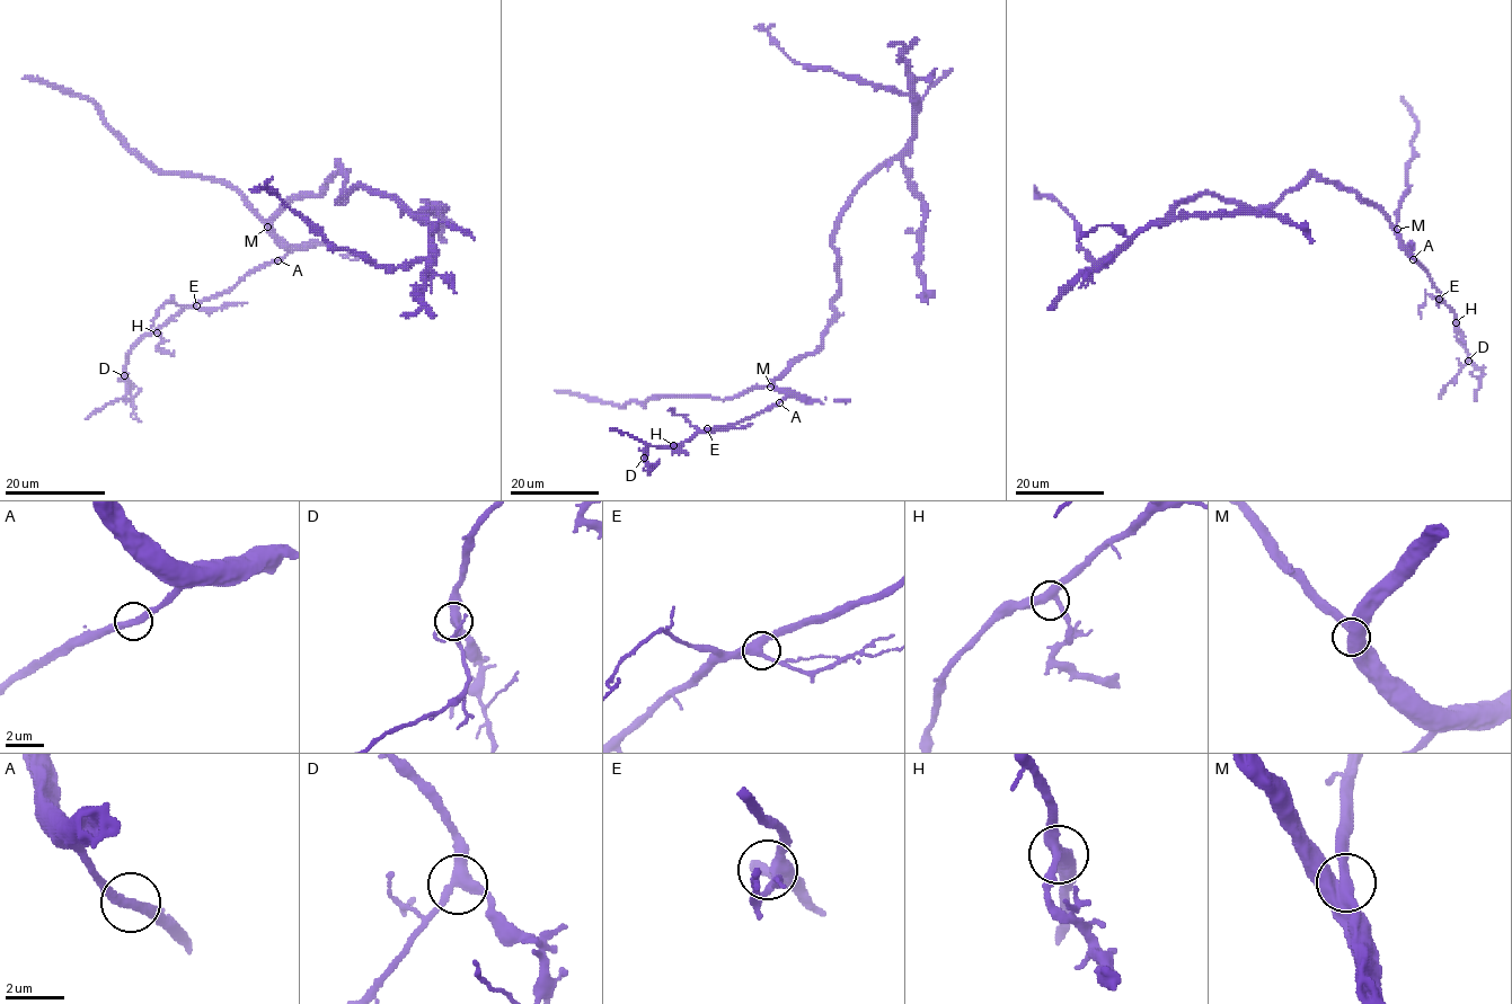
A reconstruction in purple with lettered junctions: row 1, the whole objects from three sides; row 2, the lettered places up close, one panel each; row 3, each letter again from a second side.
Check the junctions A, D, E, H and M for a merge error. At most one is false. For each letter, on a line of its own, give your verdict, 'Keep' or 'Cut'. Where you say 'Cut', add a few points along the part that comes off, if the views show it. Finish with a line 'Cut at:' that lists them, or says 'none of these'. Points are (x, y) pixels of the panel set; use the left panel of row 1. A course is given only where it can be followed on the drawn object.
A: Keep
D: Keep
E: Keep
H: Keep
M: Keep
Cut at: none of these

